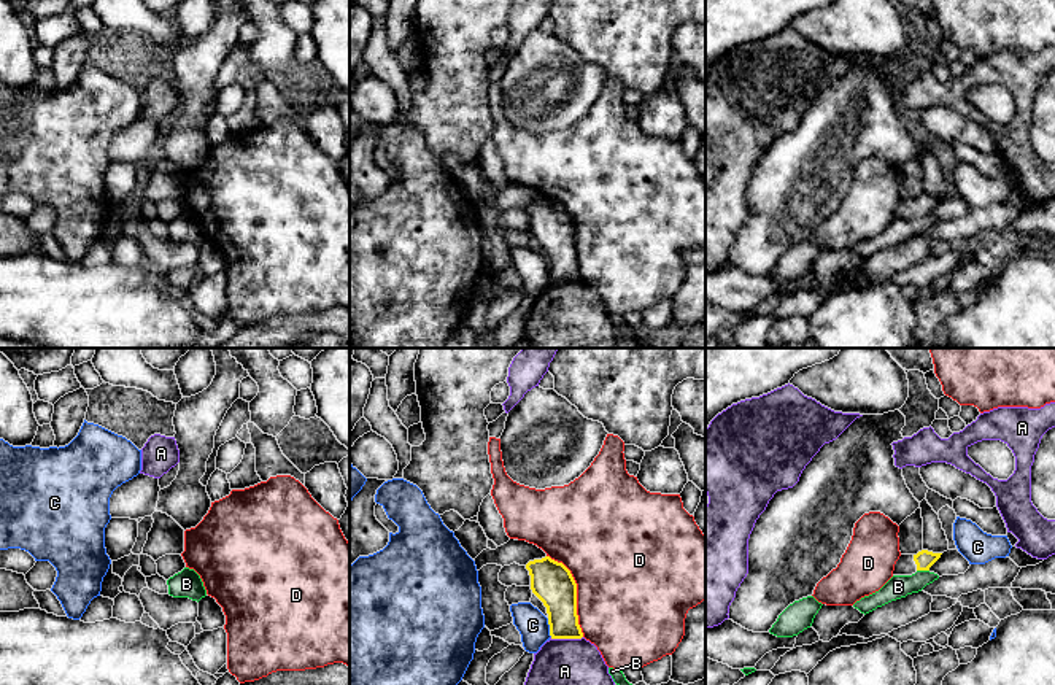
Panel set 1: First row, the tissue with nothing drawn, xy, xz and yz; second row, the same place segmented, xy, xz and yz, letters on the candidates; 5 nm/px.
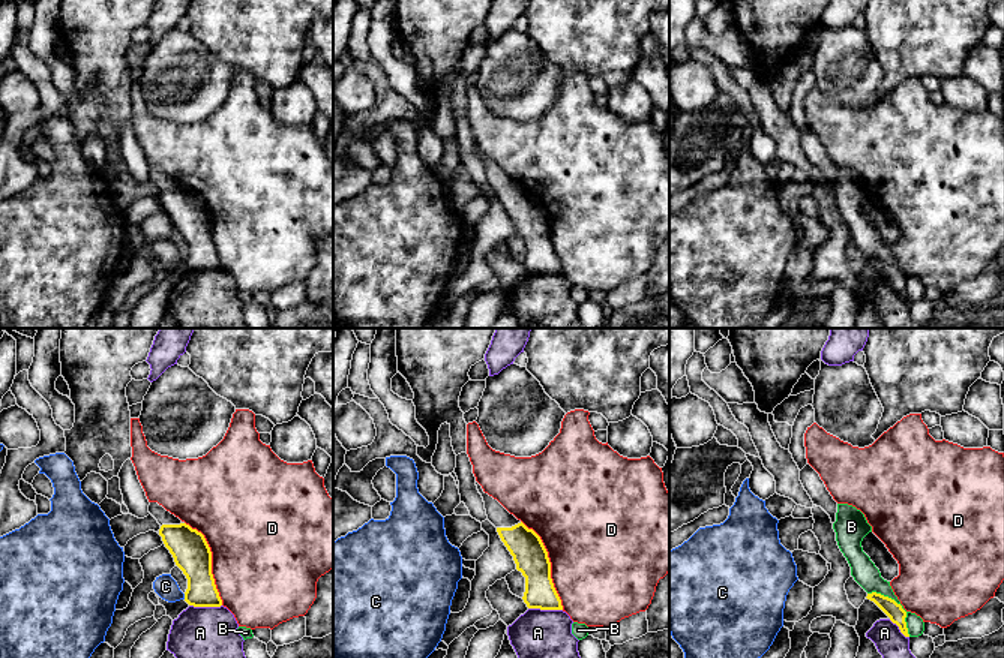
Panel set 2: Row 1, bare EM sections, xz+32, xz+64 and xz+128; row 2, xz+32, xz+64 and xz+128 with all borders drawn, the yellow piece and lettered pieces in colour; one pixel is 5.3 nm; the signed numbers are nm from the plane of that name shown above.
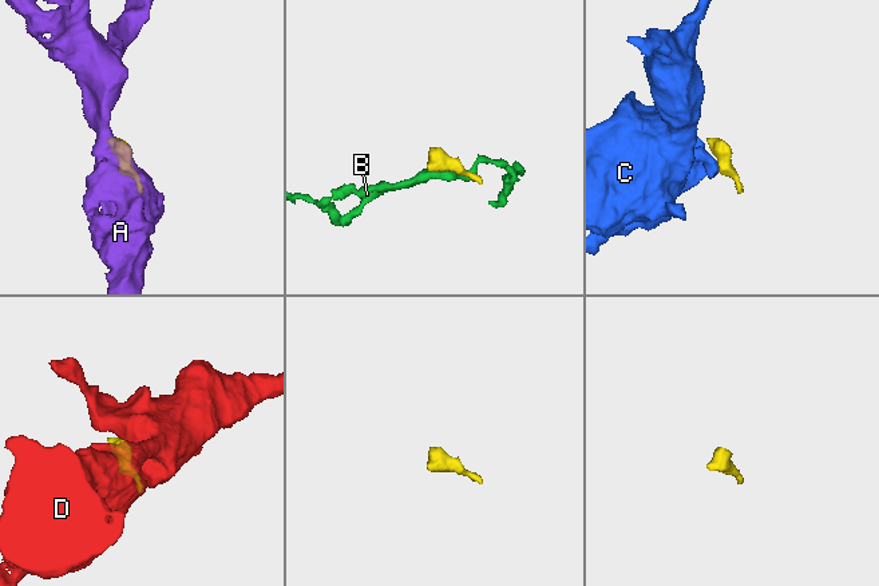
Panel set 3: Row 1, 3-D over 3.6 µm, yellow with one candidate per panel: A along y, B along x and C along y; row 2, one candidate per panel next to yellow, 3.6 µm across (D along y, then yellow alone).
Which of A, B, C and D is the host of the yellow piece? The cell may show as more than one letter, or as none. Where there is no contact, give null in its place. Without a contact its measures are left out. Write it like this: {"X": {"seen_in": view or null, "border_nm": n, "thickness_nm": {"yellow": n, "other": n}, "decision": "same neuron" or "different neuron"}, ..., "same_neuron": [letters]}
{"A": {"seen_in": "xz", "border_nm": 170, "thickness_nm": {"yellow": 190, "other": 240}, "decision": "different neuron"}, "B": {"seen_in": "yz", "border_nm": 60, "thickness_nm": {"yellow": 90, "other": 120}, "decision": "different neuron"}, "C": {"seen_in": "xz", "border_nm": 100, "thickness_nm": {"yellow": 220, "other": 160}, "decision": "different neuron"}, "D": {"seen_in": "xz", "border_nm": 460, "thickness_nm": {"yellow": 220, "other": 500}, "decision": "different neuron"}, "same_neuron": []}

